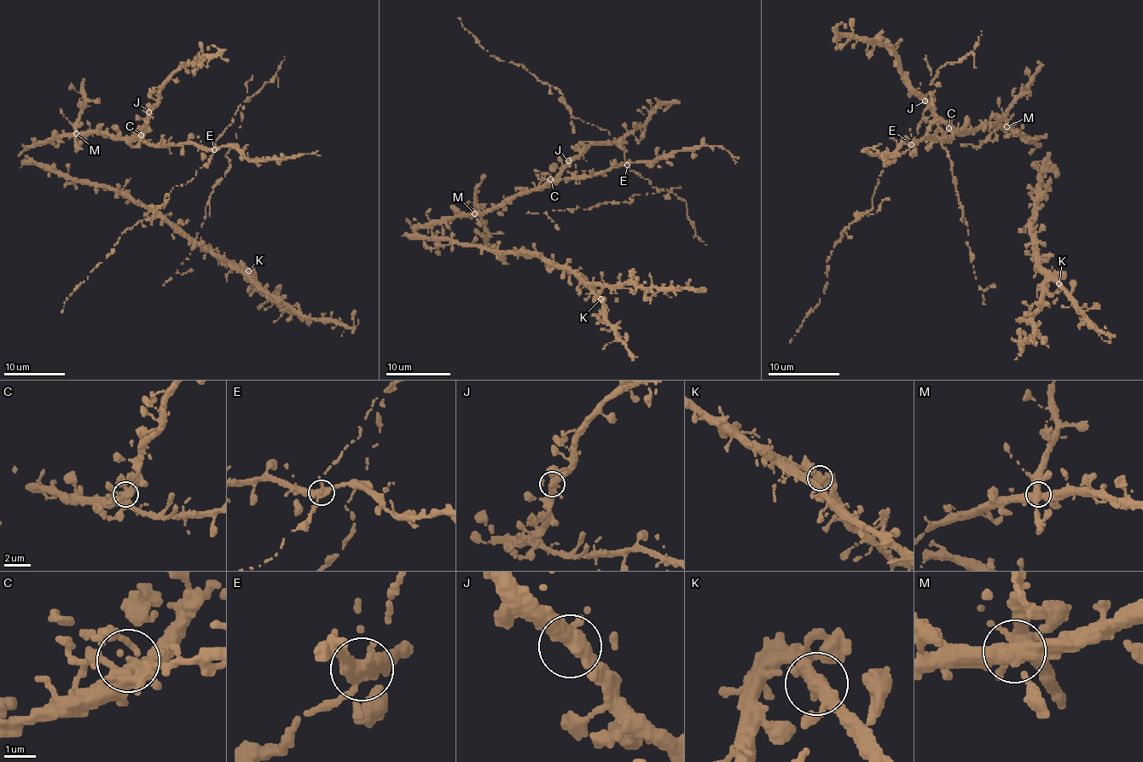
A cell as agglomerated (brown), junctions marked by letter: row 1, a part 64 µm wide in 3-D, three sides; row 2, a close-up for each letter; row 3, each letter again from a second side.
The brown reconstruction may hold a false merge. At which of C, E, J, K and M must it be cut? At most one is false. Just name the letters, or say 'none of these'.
E

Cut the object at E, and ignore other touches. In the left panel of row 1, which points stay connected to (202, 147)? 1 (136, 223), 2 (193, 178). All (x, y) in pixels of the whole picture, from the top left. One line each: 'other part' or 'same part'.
1: other part
2: other part

